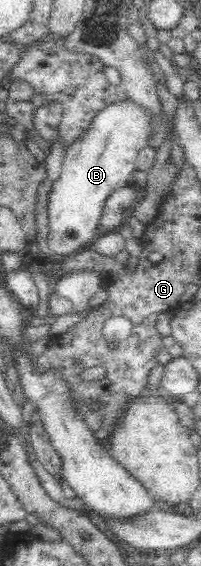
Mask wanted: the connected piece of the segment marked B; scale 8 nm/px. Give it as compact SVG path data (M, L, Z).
M126 101L98 113L88 134L66 150L60 174L53 180L46 200L47 244L54 256L74 254L99 235L96 224L102 206L113 190L124 187L136 170L136 156L139 150L146 148L148 134L149 119L134 103Z

